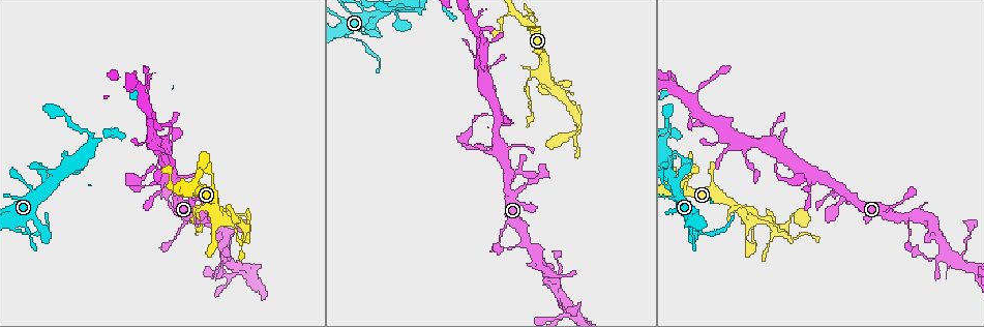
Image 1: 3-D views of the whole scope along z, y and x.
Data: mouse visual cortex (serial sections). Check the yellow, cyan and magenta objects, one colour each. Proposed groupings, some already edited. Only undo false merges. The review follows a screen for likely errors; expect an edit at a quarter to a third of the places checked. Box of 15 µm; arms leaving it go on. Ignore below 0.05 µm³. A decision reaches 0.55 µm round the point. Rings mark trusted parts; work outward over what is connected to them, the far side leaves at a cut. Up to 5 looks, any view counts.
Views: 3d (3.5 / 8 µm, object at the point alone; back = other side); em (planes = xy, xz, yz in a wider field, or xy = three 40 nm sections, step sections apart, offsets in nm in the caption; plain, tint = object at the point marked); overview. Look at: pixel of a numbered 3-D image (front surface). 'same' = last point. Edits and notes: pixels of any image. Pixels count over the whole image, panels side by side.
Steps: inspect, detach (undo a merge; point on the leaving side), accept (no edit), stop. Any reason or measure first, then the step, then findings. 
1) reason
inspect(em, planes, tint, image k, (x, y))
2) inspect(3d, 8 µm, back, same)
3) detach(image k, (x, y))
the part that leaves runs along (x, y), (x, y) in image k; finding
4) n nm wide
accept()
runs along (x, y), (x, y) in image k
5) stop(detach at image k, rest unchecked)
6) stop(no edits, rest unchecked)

three arms meet
inspect(3d, 3.5 µm, image 1, (525, 240))

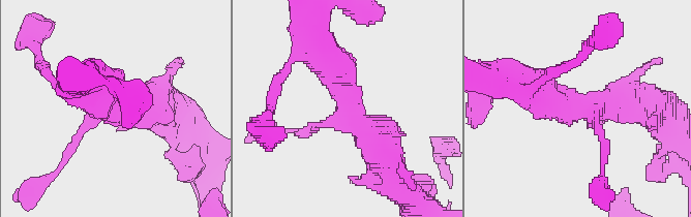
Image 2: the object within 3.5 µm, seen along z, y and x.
inspect(em, xy, step 1, tint, image 2, (116, 107))

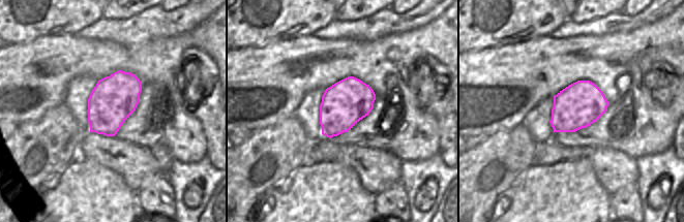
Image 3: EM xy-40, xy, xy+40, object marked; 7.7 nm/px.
360 nm wide
accept()
runs along (330, 58), (346, 105), (390, 163) in image 2; one cell here

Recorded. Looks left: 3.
three arms meet
inspect(3d, 3.5 µm, image 1, (731, 204))

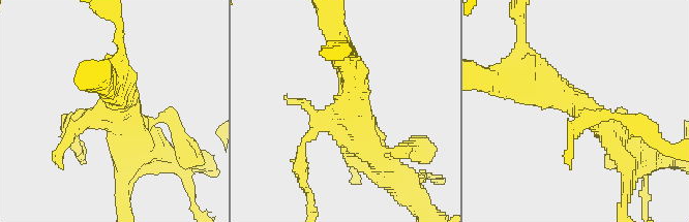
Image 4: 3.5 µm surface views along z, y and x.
inspect(em, xy, step 2, tint, image 4, (120, 107))

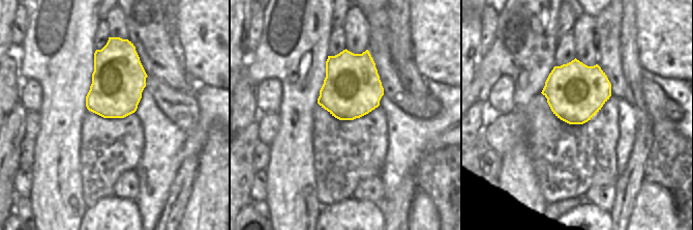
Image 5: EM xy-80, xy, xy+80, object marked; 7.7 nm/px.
accept()
one cell here

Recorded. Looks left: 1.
stop(no edits, rest unchecked)

